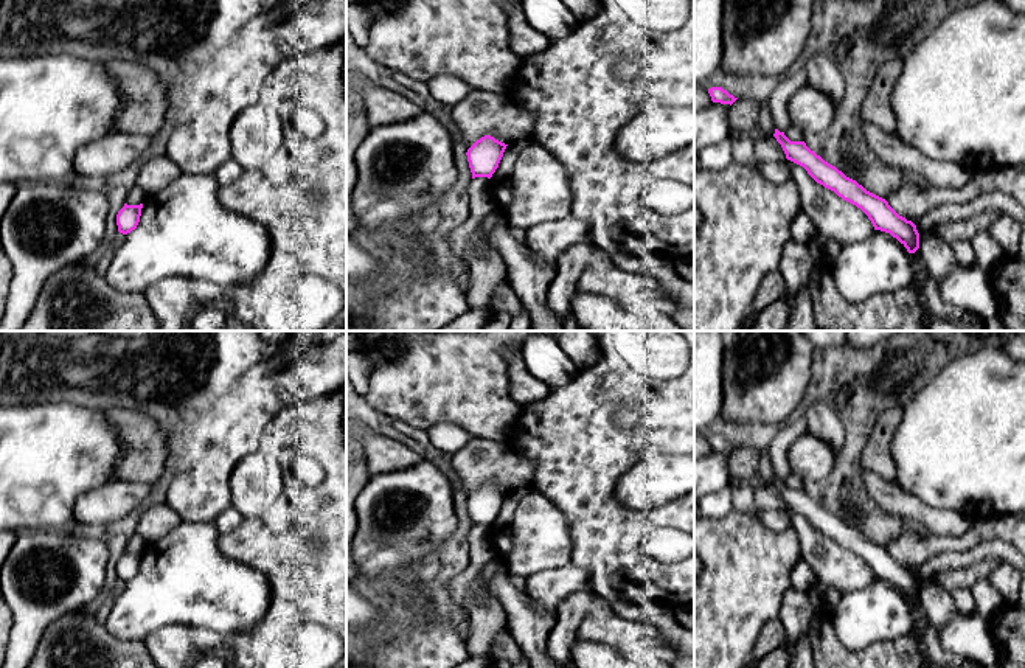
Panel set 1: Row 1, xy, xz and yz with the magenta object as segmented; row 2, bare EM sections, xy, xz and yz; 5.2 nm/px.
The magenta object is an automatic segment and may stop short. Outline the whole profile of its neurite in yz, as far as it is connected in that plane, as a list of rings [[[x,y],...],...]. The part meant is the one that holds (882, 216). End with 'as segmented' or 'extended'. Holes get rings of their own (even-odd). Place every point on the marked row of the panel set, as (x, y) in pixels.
[[[775,129],[773,137],[781,144],[786,158],[803,166],[808,174],[825,188],[834,191],[843,200],[860,208],[871,221],[874,230],[890,233],[910,253],[912,267],[915,269],[913,287],[918,291],[918,300],[922,308],[922,320],[927,322],[930,309],[927,306],[922,287],[930,277],[919,256],[919,233],[912,221],[899,216],[885,199],[867,191],[856,180],[846,177],[836,166],[825,162],[811,151],[804,141],[790,141],[784,132]]]; extended

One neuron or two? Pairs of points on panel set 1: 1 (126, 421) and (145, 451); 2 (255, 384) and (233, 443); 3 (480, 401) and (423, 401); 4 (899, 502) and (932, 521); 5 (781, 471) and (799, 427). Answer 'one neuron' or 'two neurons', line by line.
1: one neuron
2: one neuron
3: one neuron
4: one neuron
5: one neuron

